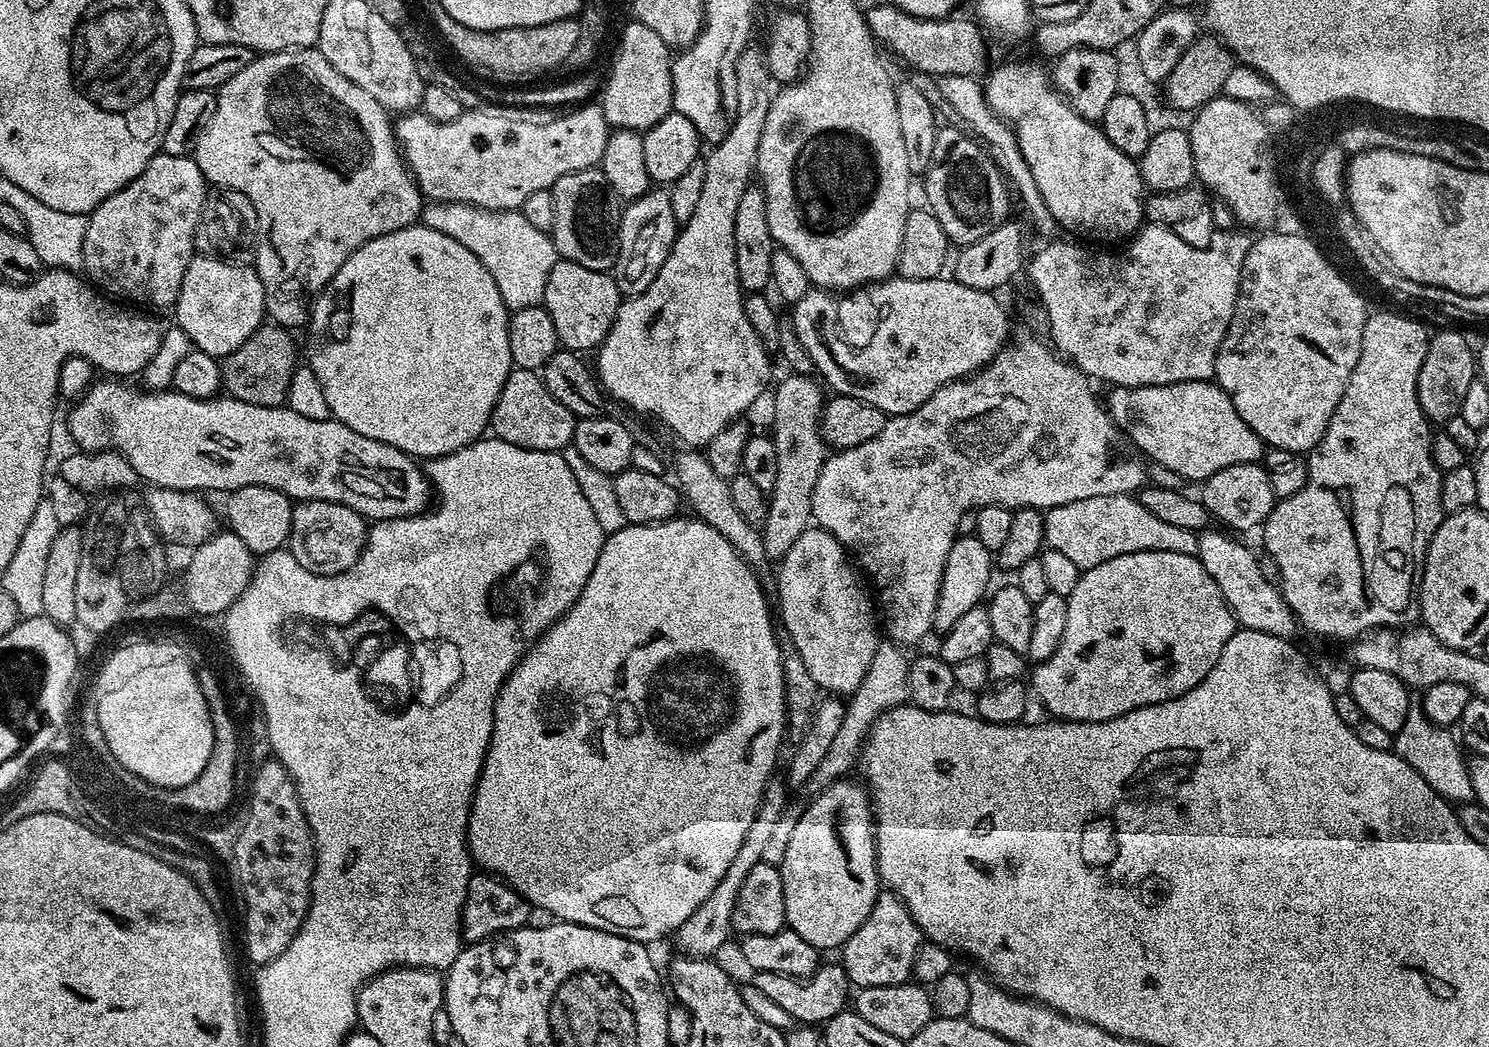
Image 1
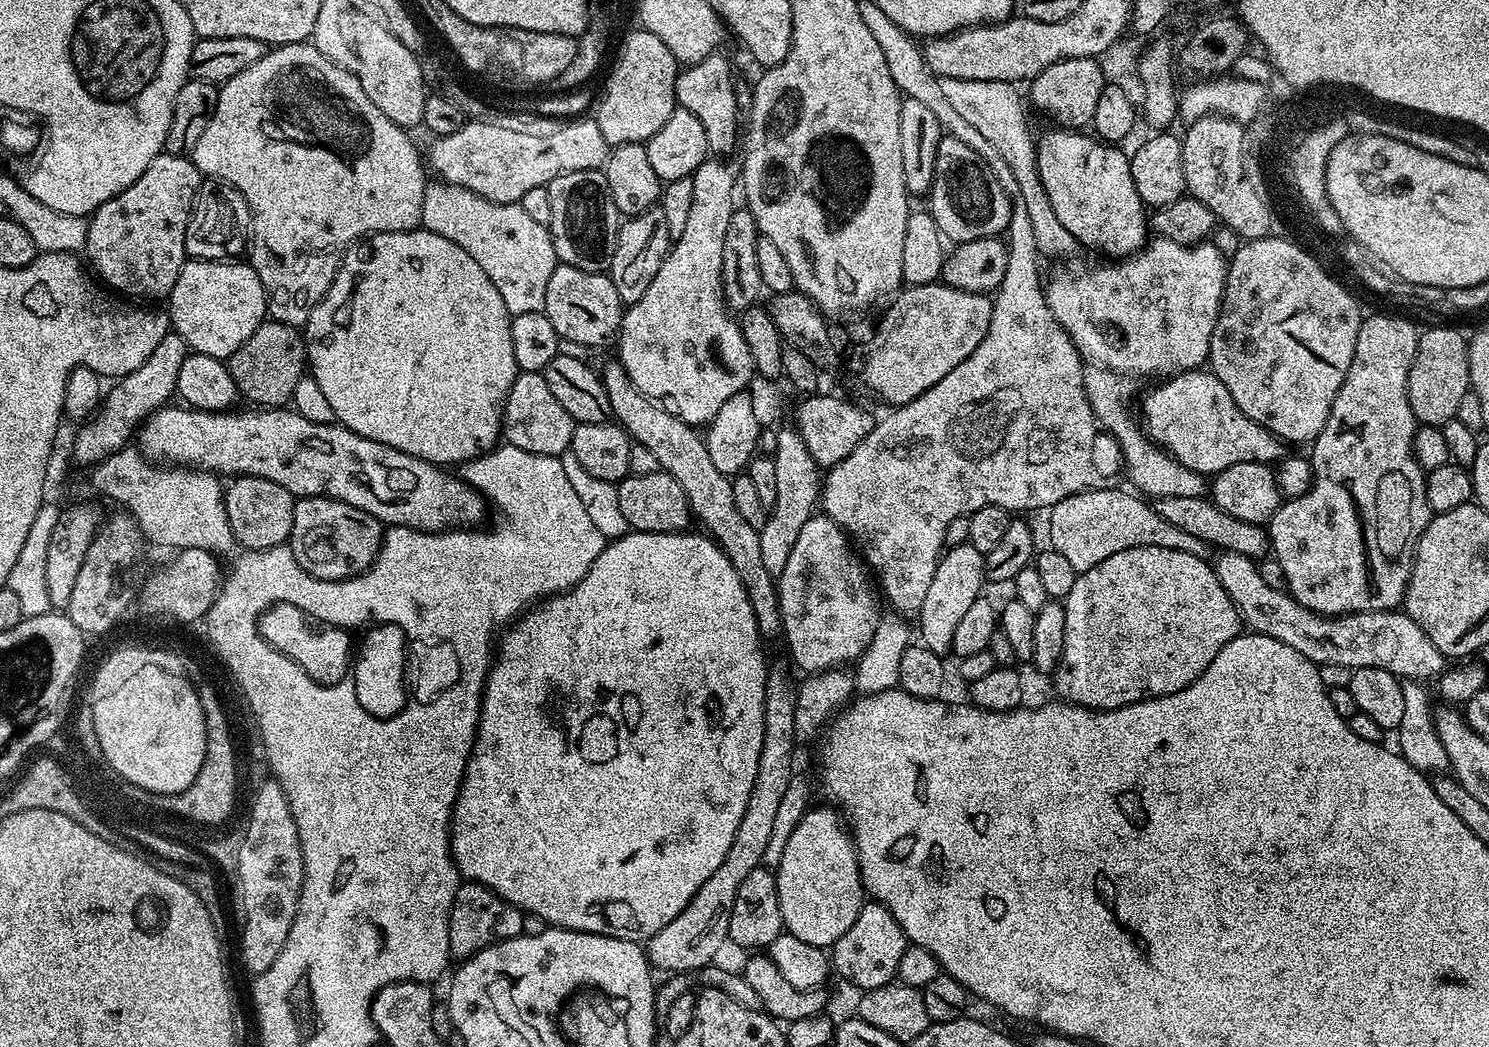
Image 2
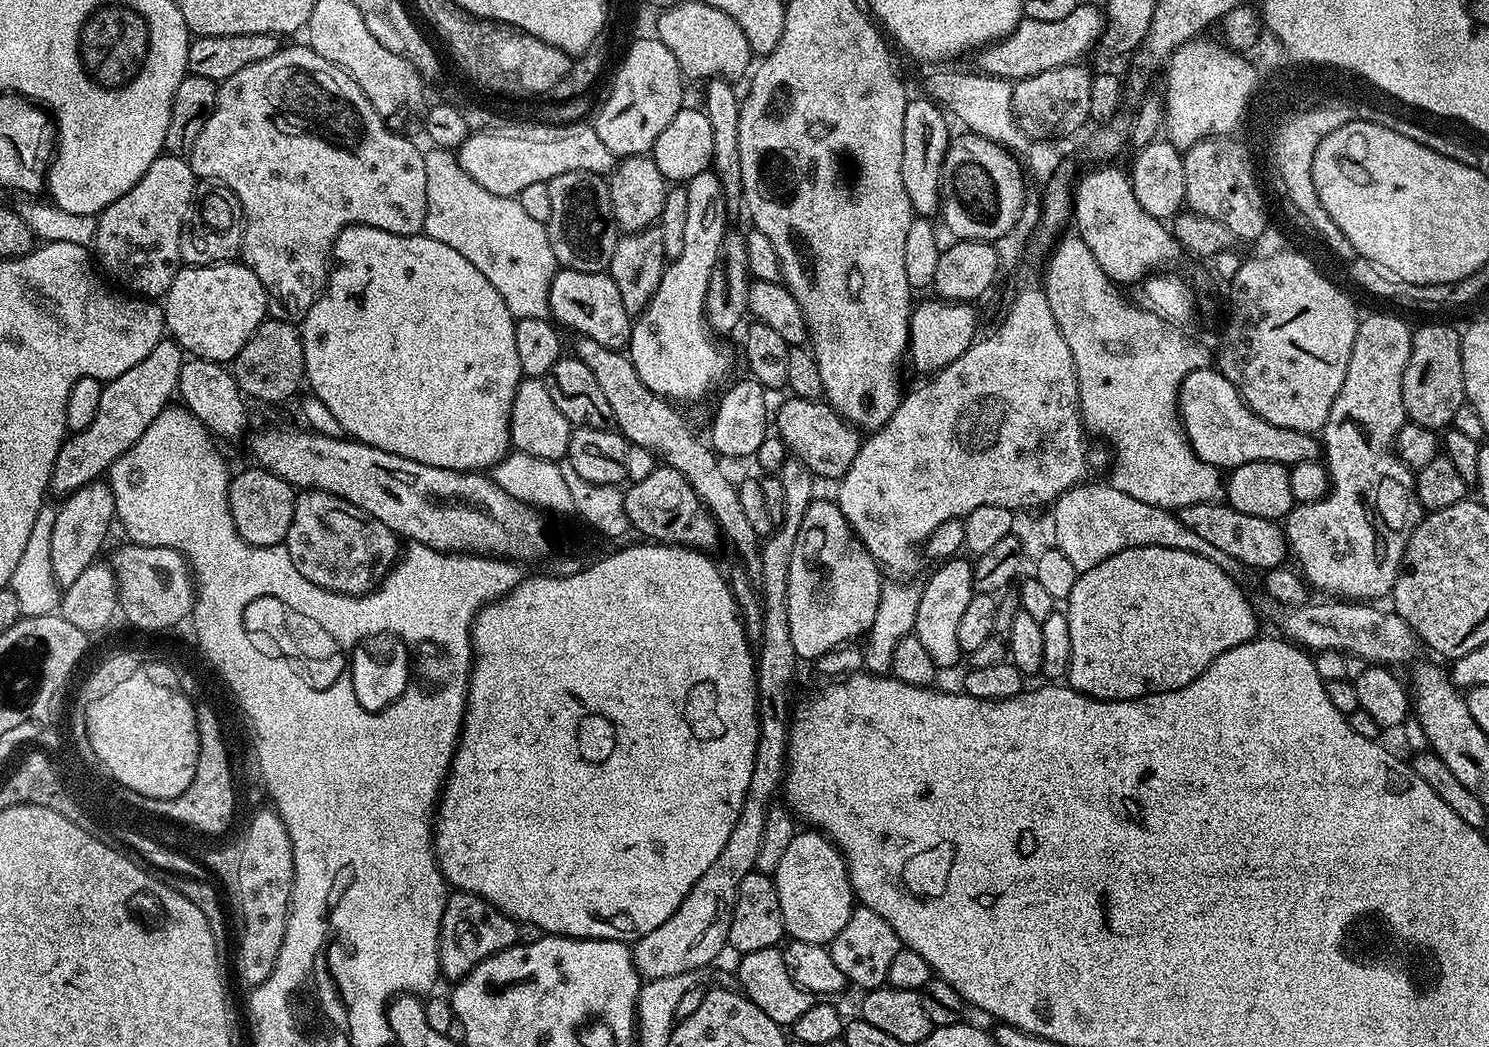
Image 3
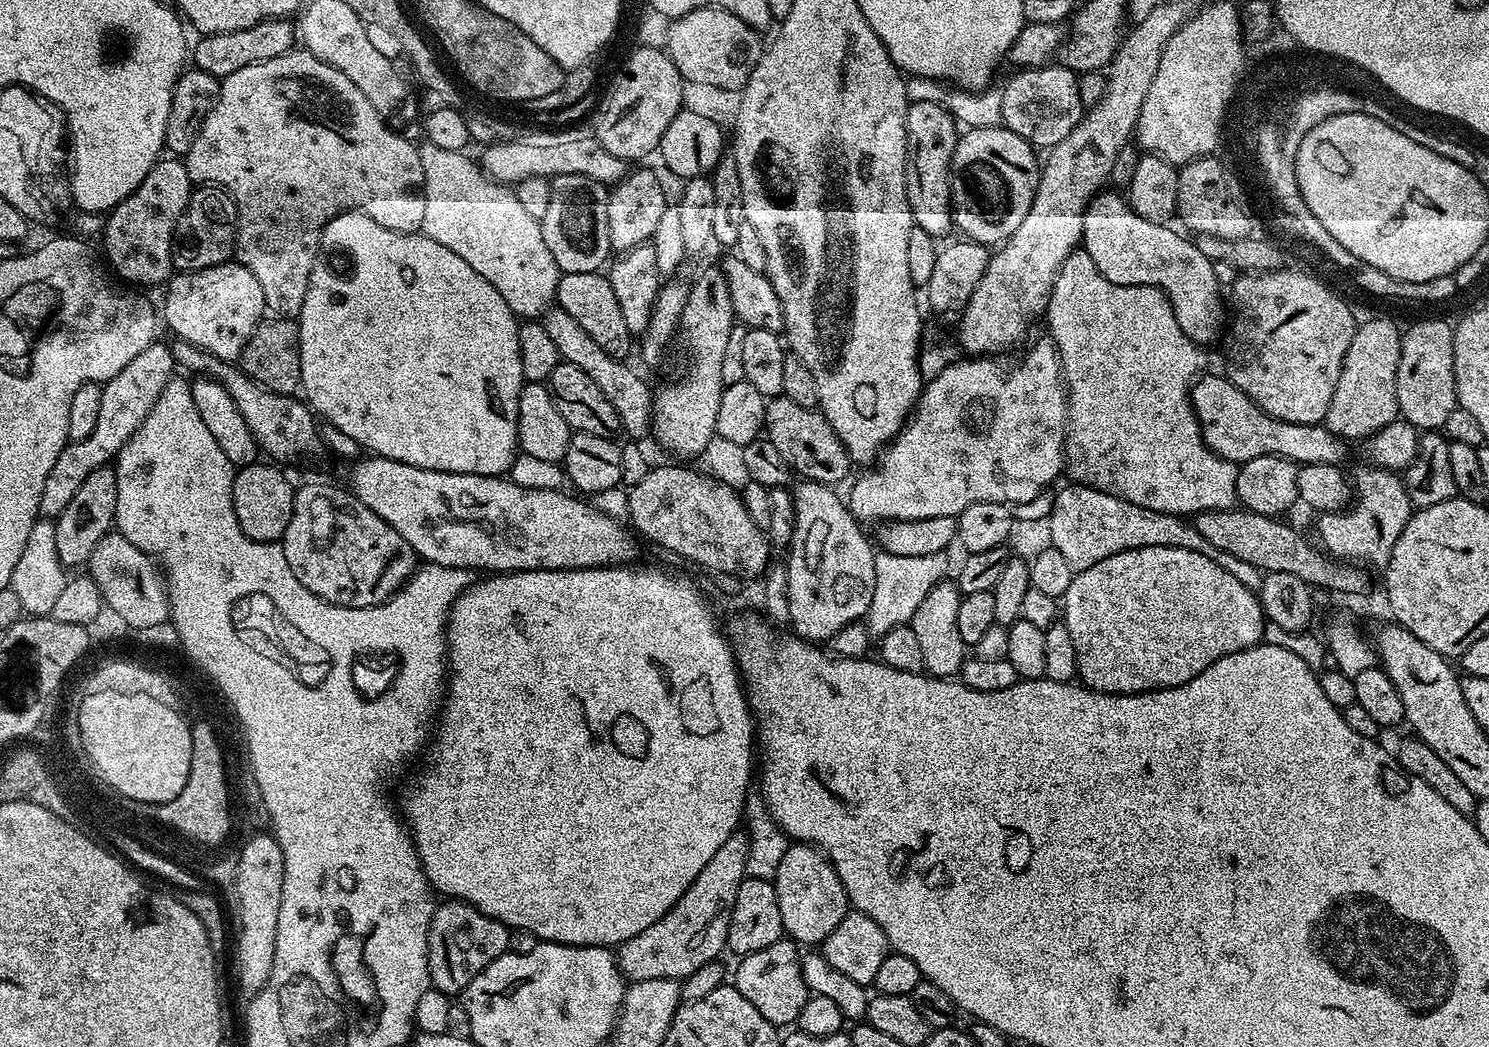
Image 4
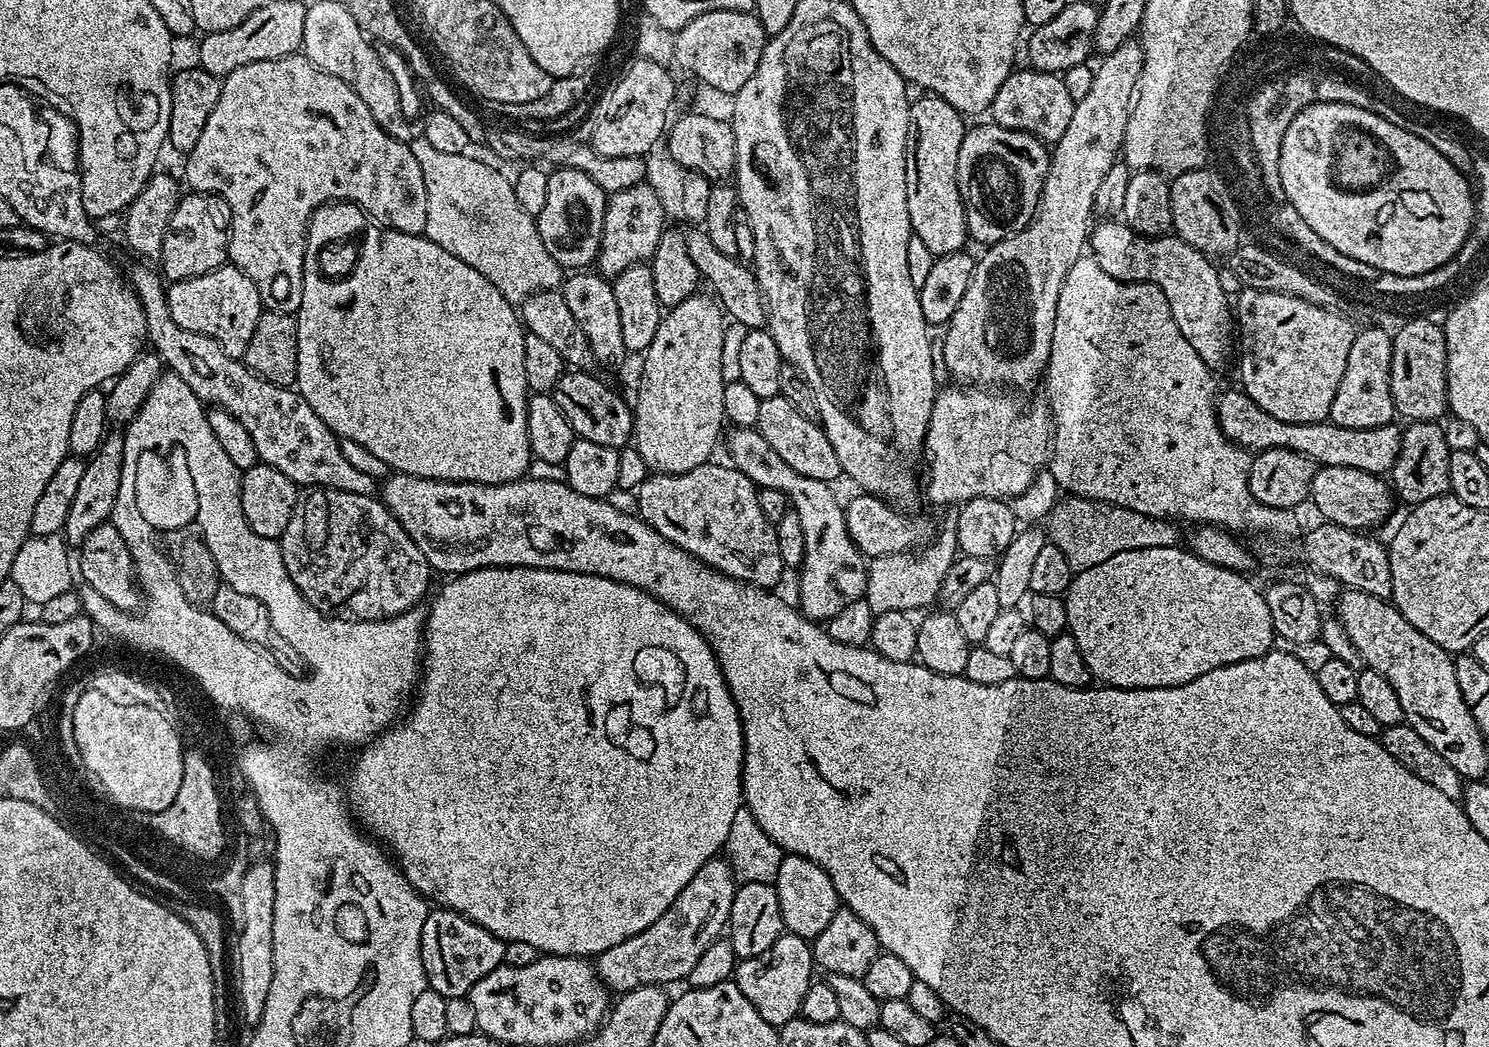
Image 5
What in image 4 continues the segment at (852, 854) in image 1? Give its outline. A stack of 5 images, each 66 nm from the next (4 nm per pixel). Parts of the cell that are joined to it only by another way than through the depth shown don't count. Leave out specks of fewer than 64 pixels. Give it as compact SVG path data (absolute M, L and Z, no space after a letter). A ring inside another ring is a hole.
M796 842L788 847L782 863L778 865L774 883L785 933L797 945L823 945L830 930L834 930L834 926L838 926L838 922L842 922L844 915L850 911L848 895L834 866L813 845Z

